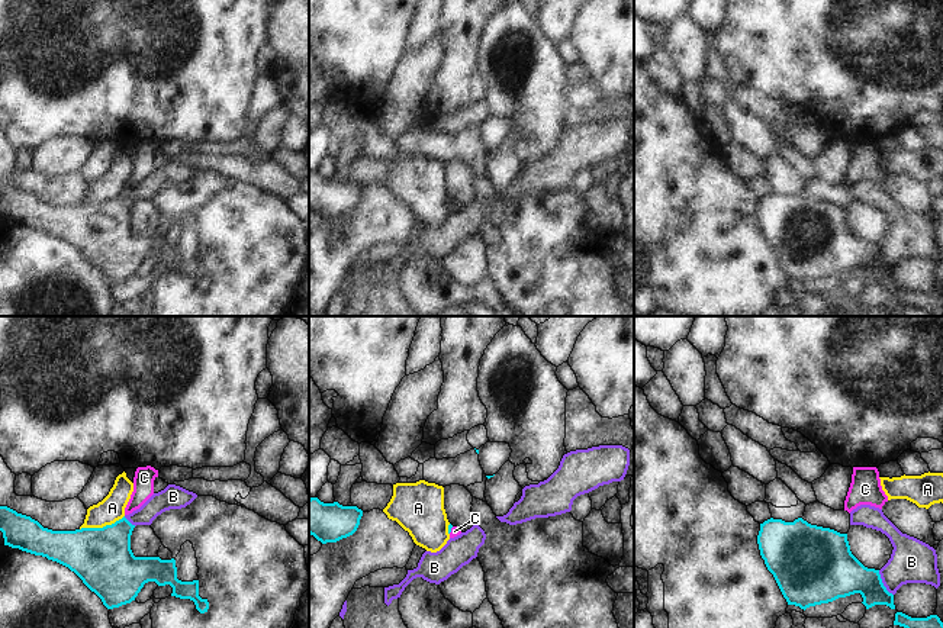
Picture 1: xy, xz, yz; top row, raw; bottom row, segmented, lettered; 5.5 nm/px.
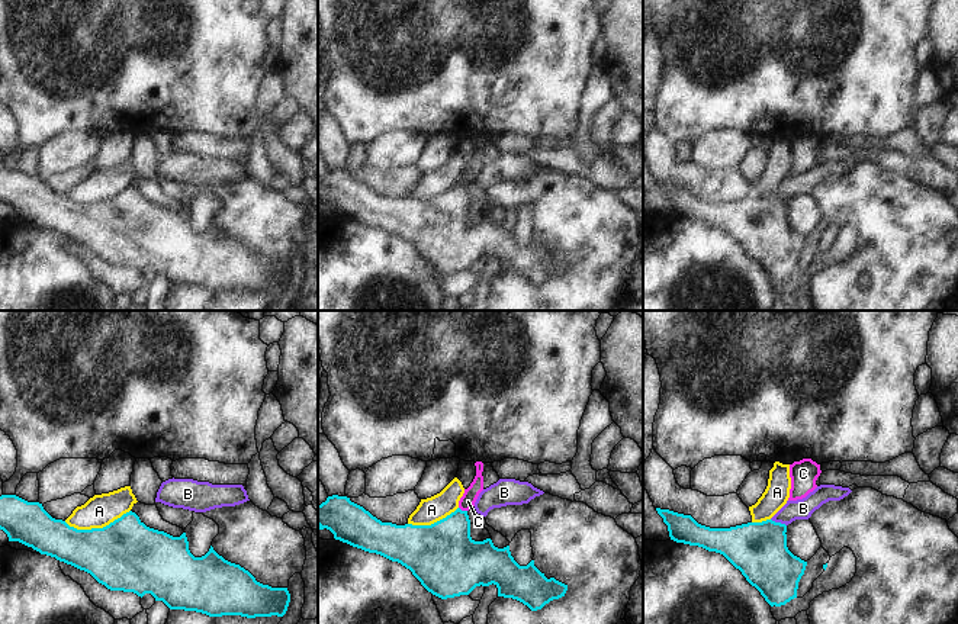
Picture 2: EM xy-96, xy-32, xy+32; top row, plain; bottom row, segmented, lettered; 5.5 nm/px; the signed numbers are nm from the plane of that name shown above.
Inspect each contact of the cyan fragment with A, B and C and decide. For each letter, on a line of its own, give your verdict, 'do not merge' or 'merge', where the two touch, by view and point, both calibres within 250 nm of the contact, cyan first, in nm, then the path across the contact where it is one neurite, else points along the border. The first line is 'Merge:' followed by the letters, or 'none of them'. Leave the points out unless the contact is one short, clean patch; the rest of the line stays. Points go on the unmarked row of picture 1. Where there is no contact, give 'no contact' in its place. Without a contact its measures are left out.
Merge: C
A: do not merge; meets cyan in xy at (103, 202); 340 nm thick on the cyan side, 140 nm on the other
B: do not merge; meets cyan in yz at (882, 258); 260 nm thick on the cyan side, 240 nm on the other
C: merge; meets cyan in xz at (450, 205); 20 nm thick on the cyan side, 50 nm on the other; runs through xz (450, 200), (450, 205), (454, 206)

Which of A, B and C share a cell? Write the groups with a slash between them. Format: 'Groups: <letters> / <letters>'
Groups: A / B / C.

